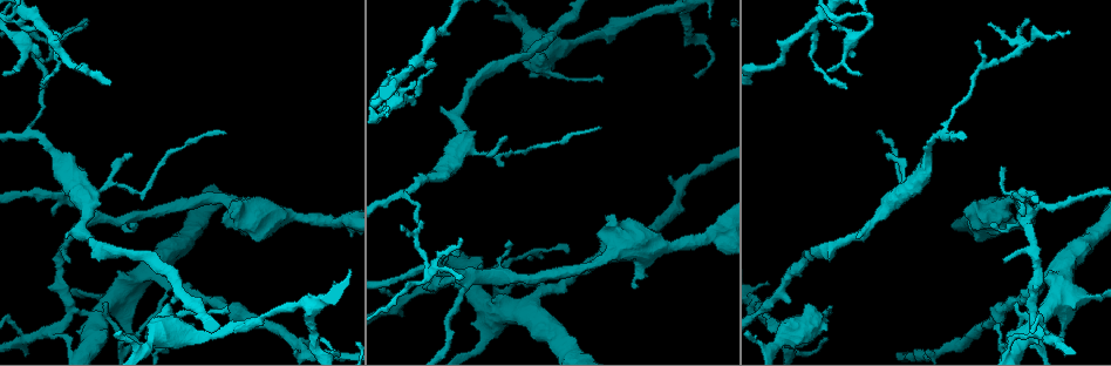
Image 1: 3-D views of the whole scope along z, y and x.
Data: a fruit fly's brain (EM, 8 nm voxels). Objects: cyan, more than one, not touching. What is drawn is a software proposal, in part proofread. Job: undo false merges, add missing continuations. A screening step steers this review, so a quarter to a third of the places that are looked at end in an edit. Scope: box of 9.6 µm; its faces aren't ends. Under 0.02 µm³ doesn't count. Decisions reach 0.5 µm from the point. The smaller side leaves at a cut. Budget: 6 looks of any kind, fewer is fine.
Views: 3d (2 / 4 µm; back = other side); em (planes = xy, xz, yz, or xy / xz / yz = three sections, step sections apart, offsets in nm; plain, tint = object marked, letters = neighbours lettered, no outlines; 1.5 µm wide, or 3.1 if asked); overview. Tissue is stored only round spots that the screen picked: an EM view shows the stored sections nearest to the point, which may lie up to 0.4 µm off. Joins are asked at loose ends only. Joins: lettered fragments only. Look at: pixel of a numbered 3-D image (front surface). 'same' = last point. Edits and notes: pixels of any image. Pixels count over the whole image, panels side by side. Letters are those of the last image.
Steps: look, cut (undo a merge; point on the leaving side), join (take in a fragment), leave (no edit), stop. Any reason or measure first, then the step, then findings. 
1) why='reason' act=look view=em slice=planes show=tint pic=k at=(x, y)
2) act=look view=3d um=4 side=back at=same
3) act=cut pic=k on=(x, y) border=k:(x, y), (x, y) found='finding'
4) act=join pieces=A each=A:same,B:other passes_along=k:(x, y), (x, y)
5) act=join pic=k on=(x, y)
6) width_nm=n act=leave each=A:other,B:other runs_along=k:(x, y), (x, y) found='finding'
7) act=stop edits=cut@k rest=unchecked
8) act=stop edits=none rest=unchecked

why='tapers out' act=look view=3d um=4 pic=1 at=(227, 305)

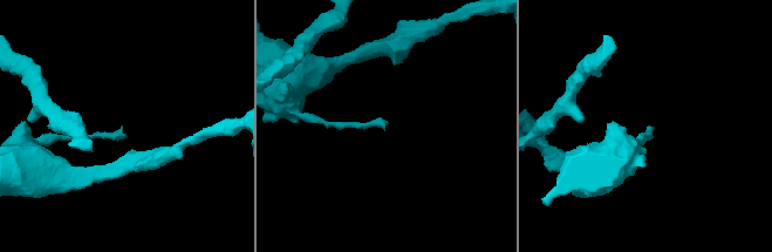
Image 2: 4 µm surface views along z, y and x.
act=look view=em slice=planes show=tint pic=2 at=(122, 127)

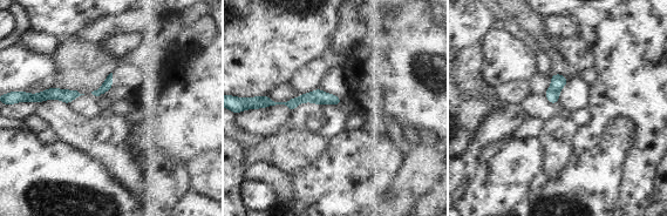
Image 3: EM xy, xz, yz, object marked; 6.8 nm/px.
why='what lies round it' act=look view=em slice=planes show=letters at=same

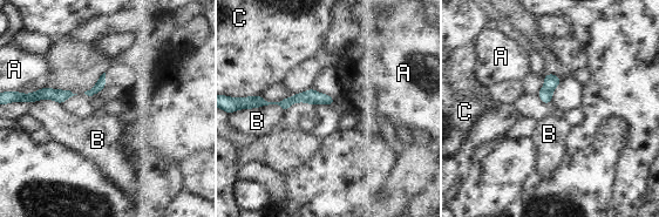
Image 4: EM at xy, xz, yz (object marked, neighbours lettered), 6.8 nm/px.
act=leave each=A:other,B:other,C:other runs_along=4:(330, 100), (263, 102) found='none of them fits'

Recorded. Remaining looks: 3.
why='tapers out' act=look view=em slice=planes show=letters pic=1 at=(401, 225)

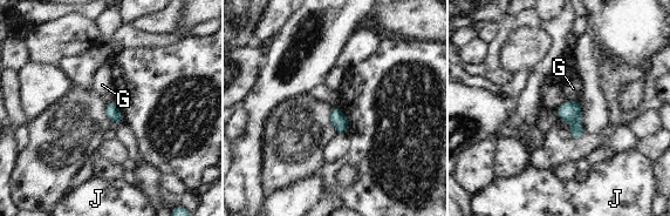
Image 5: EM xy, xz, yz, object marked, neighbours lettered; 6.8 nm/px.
act=leave each=G:other,J:other border=5:(567, 99), (579, 102) found='no lettered fragment goes on from it'

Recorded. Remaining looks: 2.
why='tapers out' act=look view=em slice=planes show=letters pic=1 at=(1029, 20)

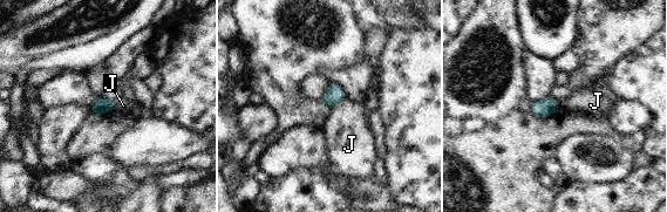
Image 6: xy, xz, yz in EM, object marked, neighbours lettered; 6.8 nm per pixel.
act=leave each=J:other border=6:(345, 97), (337, 104) found='none of them fits'

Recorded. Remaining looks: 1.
act=stop edits=none rest=unchecked

